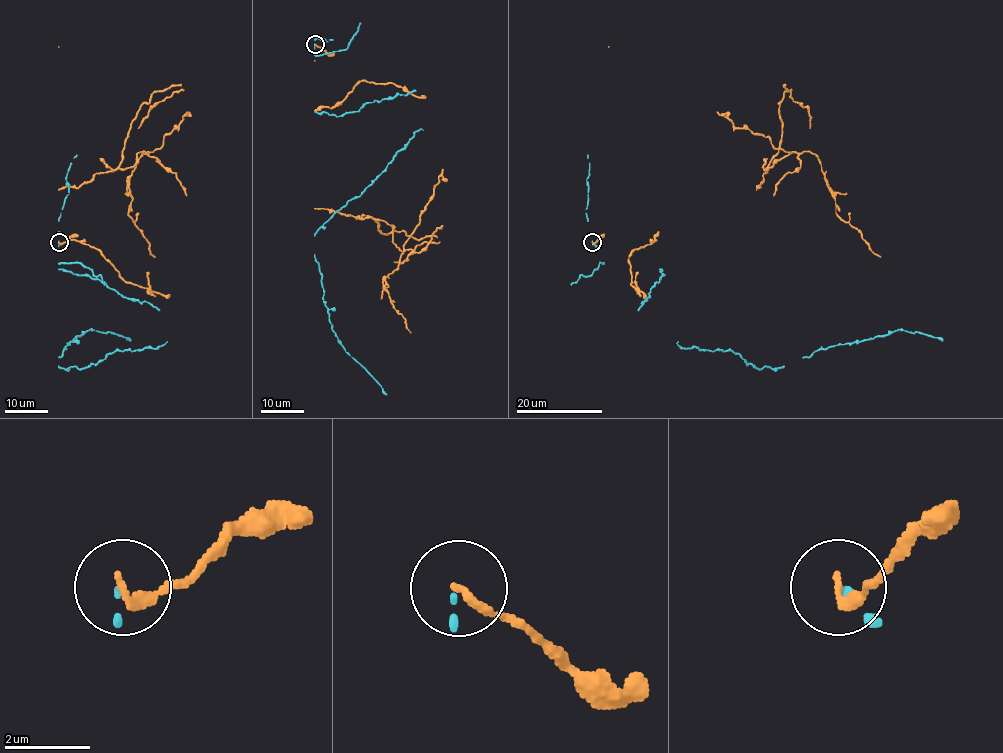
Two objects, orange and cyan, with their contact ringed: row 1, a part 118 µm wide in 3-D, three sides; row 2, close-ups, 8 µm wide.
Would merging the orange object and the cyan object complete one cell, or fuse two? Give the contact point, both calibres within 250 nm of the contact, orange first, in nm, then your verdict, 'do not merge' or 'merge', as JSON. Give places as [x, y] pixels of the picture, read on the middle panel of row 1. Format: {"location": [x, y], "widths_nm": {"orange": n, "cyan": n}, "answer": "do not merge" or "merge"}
{"location": [315, 44], "widths_nm": {"orange": 240, "cyan": 90}, "answer": "do not merge"}

